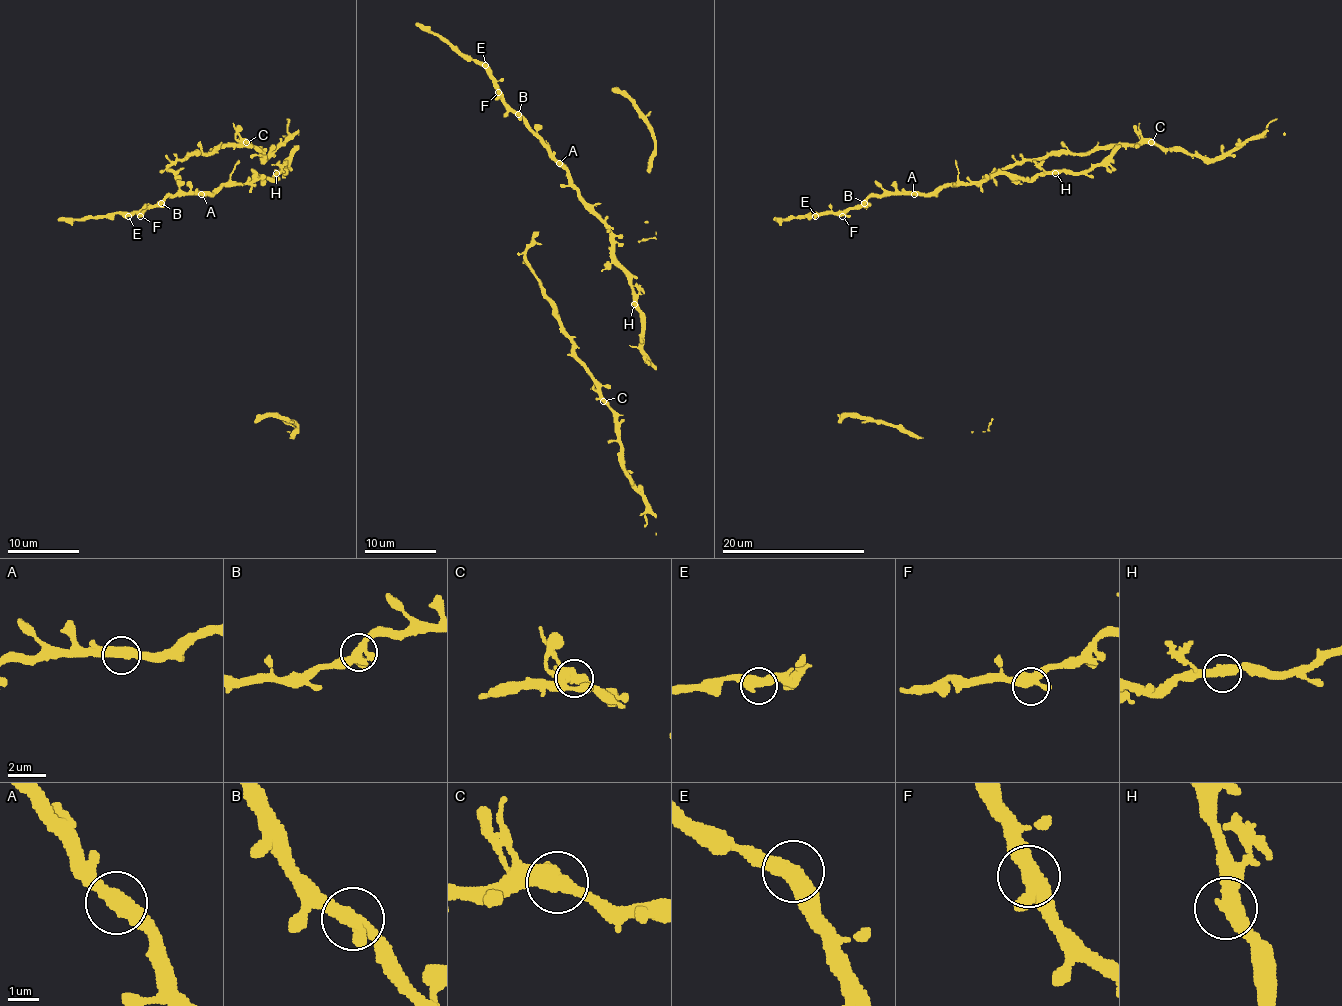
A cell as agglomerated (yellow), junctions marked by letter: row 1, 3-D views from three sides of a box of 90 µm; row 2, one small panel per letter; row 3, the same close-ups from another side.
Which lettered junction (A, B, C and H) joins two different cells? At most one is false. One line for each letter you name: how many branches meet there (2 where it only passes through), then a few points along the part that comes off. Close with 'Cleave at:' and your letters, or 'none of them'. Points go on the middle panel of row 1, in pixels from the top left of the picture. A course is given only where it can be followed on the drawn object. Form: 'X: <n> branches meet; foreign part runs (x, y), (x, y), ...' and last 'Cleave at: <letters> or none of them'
Cleave at: none of them

